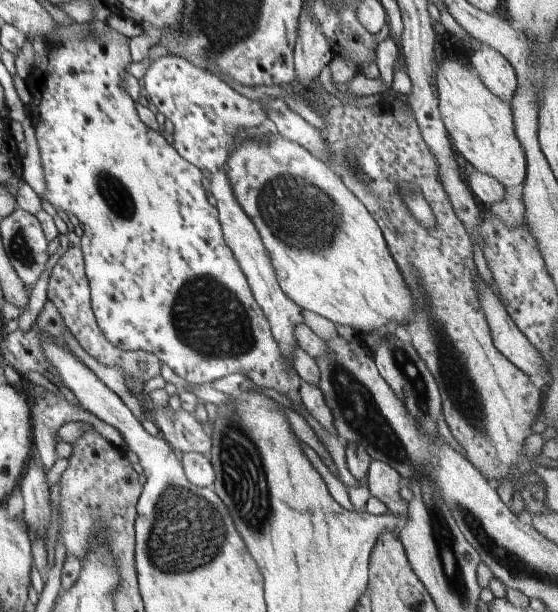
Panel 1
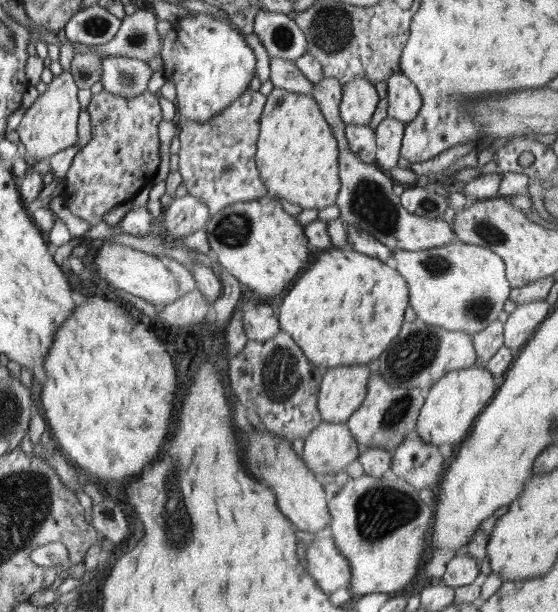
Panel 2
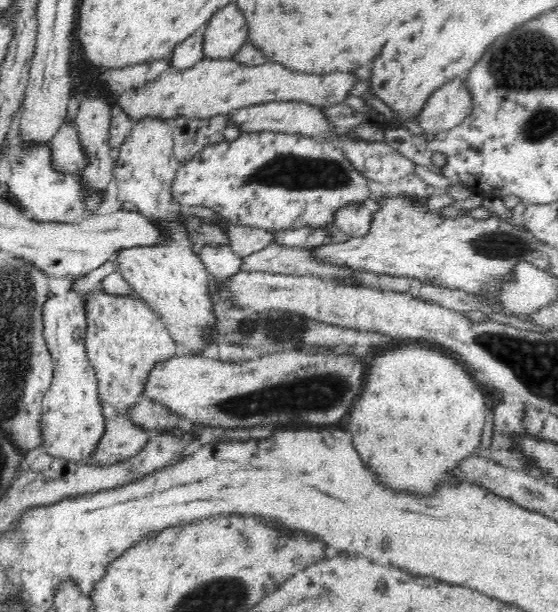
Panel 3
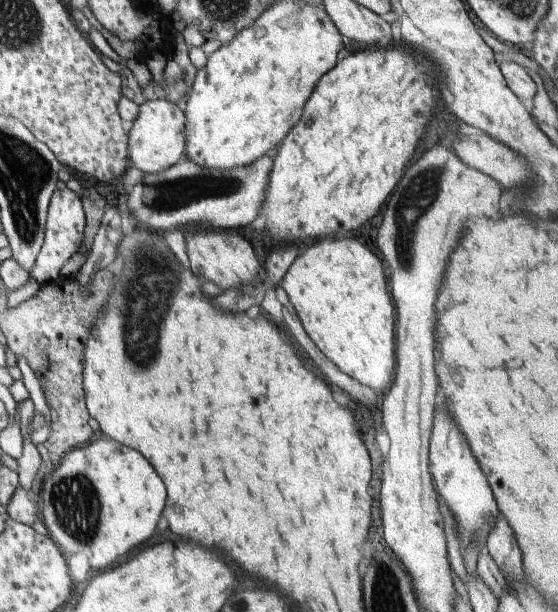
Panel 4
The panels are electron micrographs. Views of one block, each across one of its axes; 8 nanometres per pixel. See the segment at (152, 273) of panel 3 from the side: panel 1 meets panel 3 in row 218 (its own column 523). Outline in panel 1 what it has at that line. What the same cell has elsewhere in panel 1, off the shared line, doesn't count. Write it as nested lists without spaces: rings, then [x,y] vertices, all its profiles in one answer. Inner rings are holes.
[[[446,59],[436,70],[436,98],[438,98],[438,112],[442,118],[442,124],[448,134],[448,138],[454,144],[454,151],[460,153],[477,172],[492,176],[505,188],[520,188],[527,176],[526,152],[522,148],[522,142],[518,140],[514,132],[514,114],[511,104],[506,104],[498,96],[494,96],[479,77],[472,74],[458,59]]]

